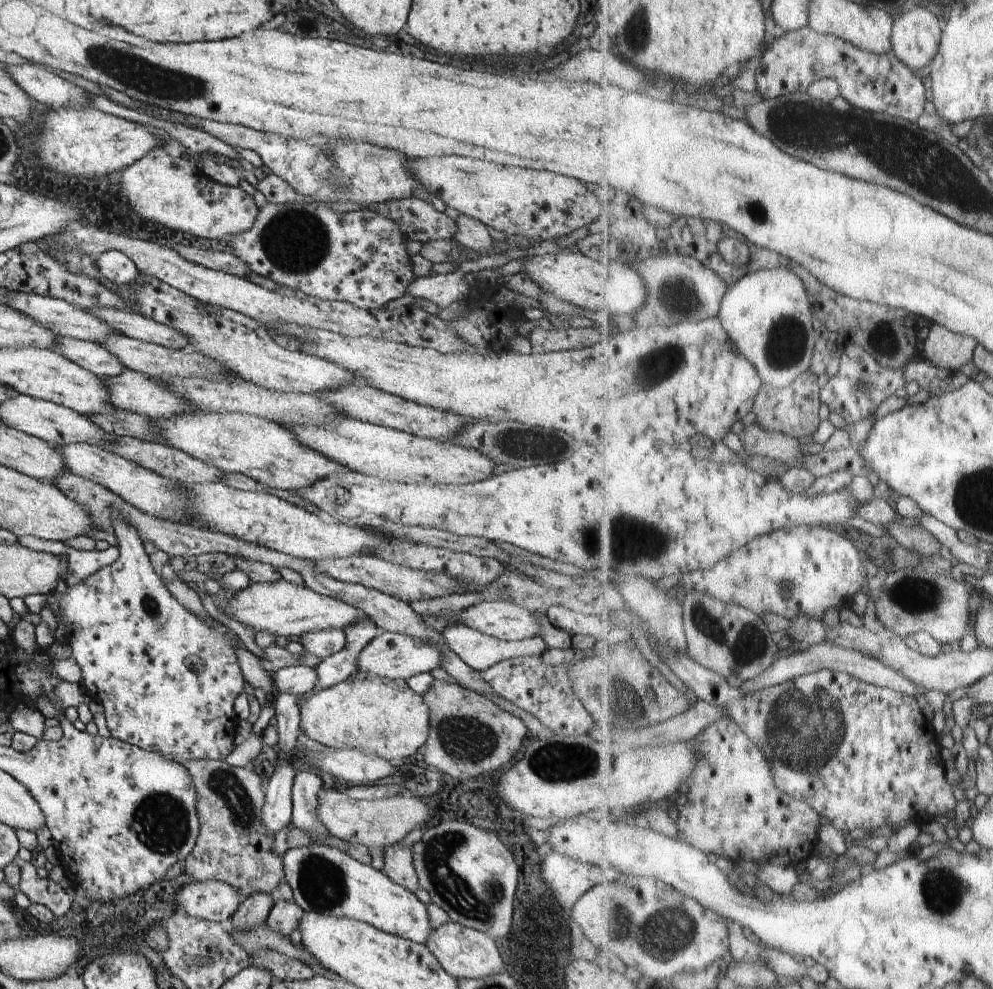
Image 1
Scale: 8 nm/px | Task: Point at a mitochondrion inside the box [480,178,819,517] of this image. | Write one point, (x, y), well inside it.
(786, 348)

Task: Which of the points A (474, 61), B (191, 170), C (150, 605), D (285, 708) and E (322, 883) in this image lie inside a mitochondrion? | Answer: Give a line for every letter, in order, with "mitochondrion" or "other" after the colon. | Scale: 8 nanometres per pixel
A: other
B: other
C: mitochondrion
D: other
E: mitochondrion

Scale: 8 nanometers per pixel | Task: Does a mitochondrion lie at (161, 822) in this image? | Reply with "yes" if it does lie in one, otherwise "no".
yes

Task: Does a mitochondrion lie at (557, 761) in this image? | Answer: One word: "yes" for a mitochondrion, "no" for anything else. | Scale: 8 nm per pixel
yes

